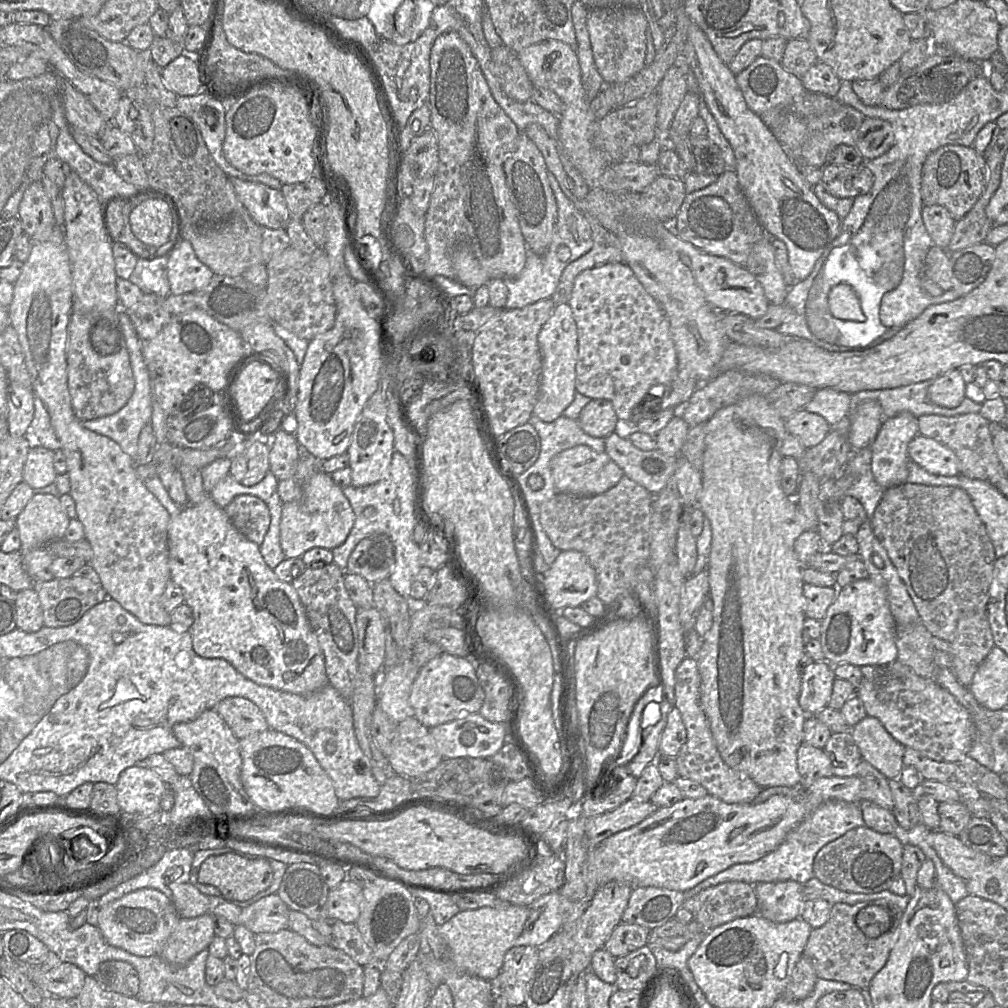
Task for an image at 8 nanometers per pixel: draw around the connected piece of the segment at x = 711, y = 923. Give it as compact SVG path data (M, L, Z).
M726 882L707 888L698 895L698 901L700 909L694 919L708 929L757 913L754 887L745 882Z

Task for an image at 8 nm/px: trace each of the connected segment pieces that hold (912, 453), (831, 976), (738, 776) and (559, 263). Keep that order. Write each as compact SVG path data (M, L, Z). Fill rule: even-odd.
M917 434L908 444L909 460L930 474L955 476L959 474L959 460L944 444Z
M886 899L858 902L850 905L832 905L828 921L811 931L803 956L812 960L819 979L848 983L857 988L867 989L873 977L886 964L890 951L898 939L898 929L904 912ZM869 906L881 906L891 915L892 924L888 931L877 938L868 938L856 924L860 911Z
M686 657L679 664L675 671L674 706L680 711L683 723L687 731L687 741L682 746L679 754L676 757L678 776L698 782L707 790L709 795L714 796L723 802L751 803L763 789L758 786L749 776L730 768L723 761L714 741L708 718L701 705L700 685L701 677L699 674L696 658Z
M550 172L548 179L558 208L553 239L543 255L537 255L527 249L522 272L515 278L503 279L507 287L506 309L521 309L540 300L550 299L566 266L586 254L593 246L592 231L584 213L563 193L558 181Z

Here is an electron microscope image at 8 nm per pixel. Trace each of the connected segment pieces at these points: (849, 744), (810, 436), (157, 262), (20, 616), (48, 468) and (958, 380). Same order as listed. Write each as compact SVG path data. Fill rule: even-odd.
M850 731L832 733L823 749L830 758L835 776L856 776L857 767L863 758Z
M803 409L786 419L785 427L788 433L798 438L806 449L820 444L831 431L831 426L822 416Z
M167 255L148 261L137 260L128 280L145 294L155 294L166 298L170 294L167 262Z
M33 587L17 592L14 602L18 629L25 632L37 632L44 626L41 601Z
M33 443L23 468L23 481L32 489L43 488L54 483L57 476L53 466L52 450Z
M953 369L931 381L928 400L938 406L955 408L965 398L964 379L958 369Z

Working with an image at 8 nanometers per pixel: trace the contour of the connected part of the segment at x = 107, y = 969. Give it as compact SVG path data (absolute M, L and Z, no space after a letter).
M124 961L102 962L93 977L105 990L124 996L135 997L139 991L138 973L131 964Z

